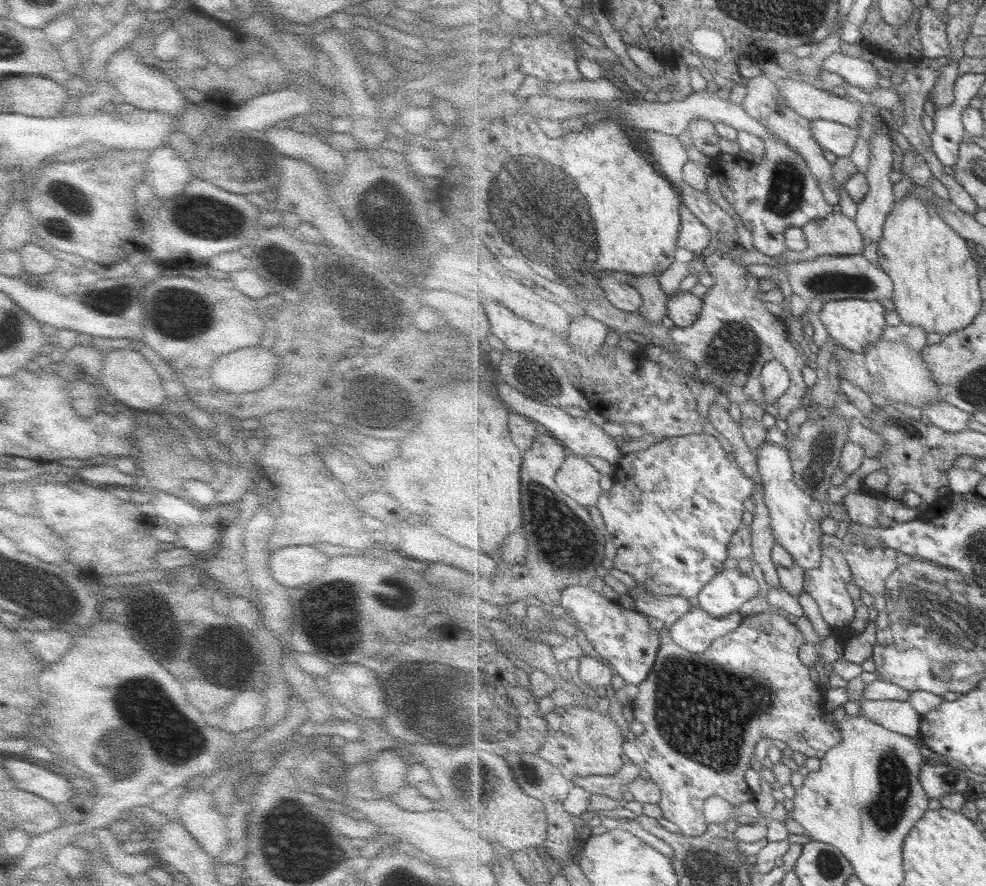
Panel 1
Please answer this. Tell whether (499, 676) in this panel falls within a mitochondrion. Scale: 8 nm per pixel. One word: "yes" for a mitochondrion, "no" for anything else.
no

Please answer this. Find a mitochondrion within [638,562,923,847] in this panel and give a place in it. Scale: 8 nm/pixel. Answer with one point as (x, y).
(728, 702)

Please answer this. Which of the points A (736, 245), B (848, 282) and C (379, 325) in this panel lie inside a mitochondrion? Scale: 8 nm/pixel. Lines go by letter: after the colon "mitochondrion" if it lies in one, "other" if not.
A: other
B: mitochondrion
C: other

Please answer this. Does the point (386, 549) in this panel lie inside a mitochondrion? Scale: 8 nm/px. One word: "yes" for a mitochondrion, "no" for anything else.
no

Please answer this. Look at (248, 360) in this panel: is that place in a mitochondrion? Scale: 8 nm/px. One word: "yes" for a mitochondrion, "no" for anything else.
no

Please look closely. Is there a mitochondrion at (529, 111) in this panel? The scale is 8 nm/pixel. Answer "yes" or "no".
no

